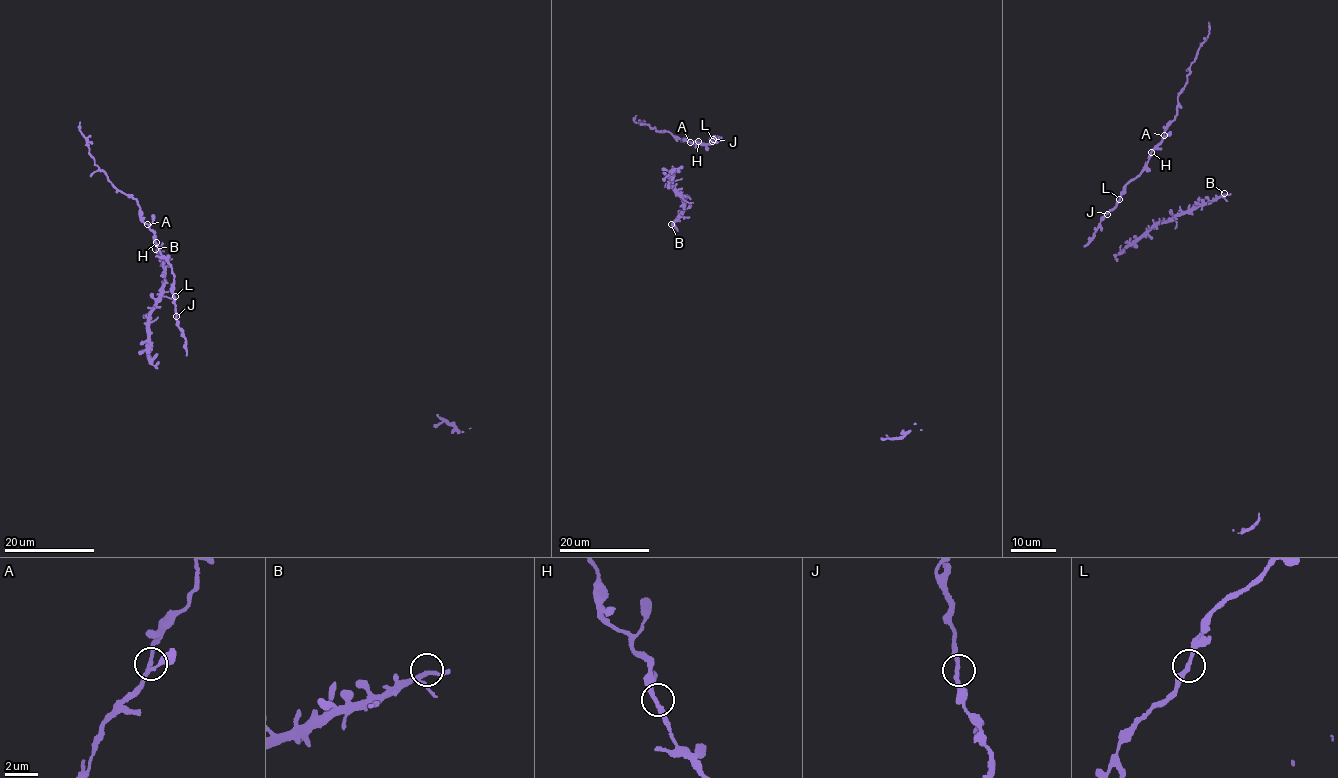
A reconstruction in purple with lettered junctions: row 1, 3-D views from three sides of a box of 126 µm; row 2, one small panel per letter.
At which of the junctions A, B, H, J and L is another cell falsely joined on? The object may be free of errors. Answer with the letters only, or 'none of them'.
none of them

